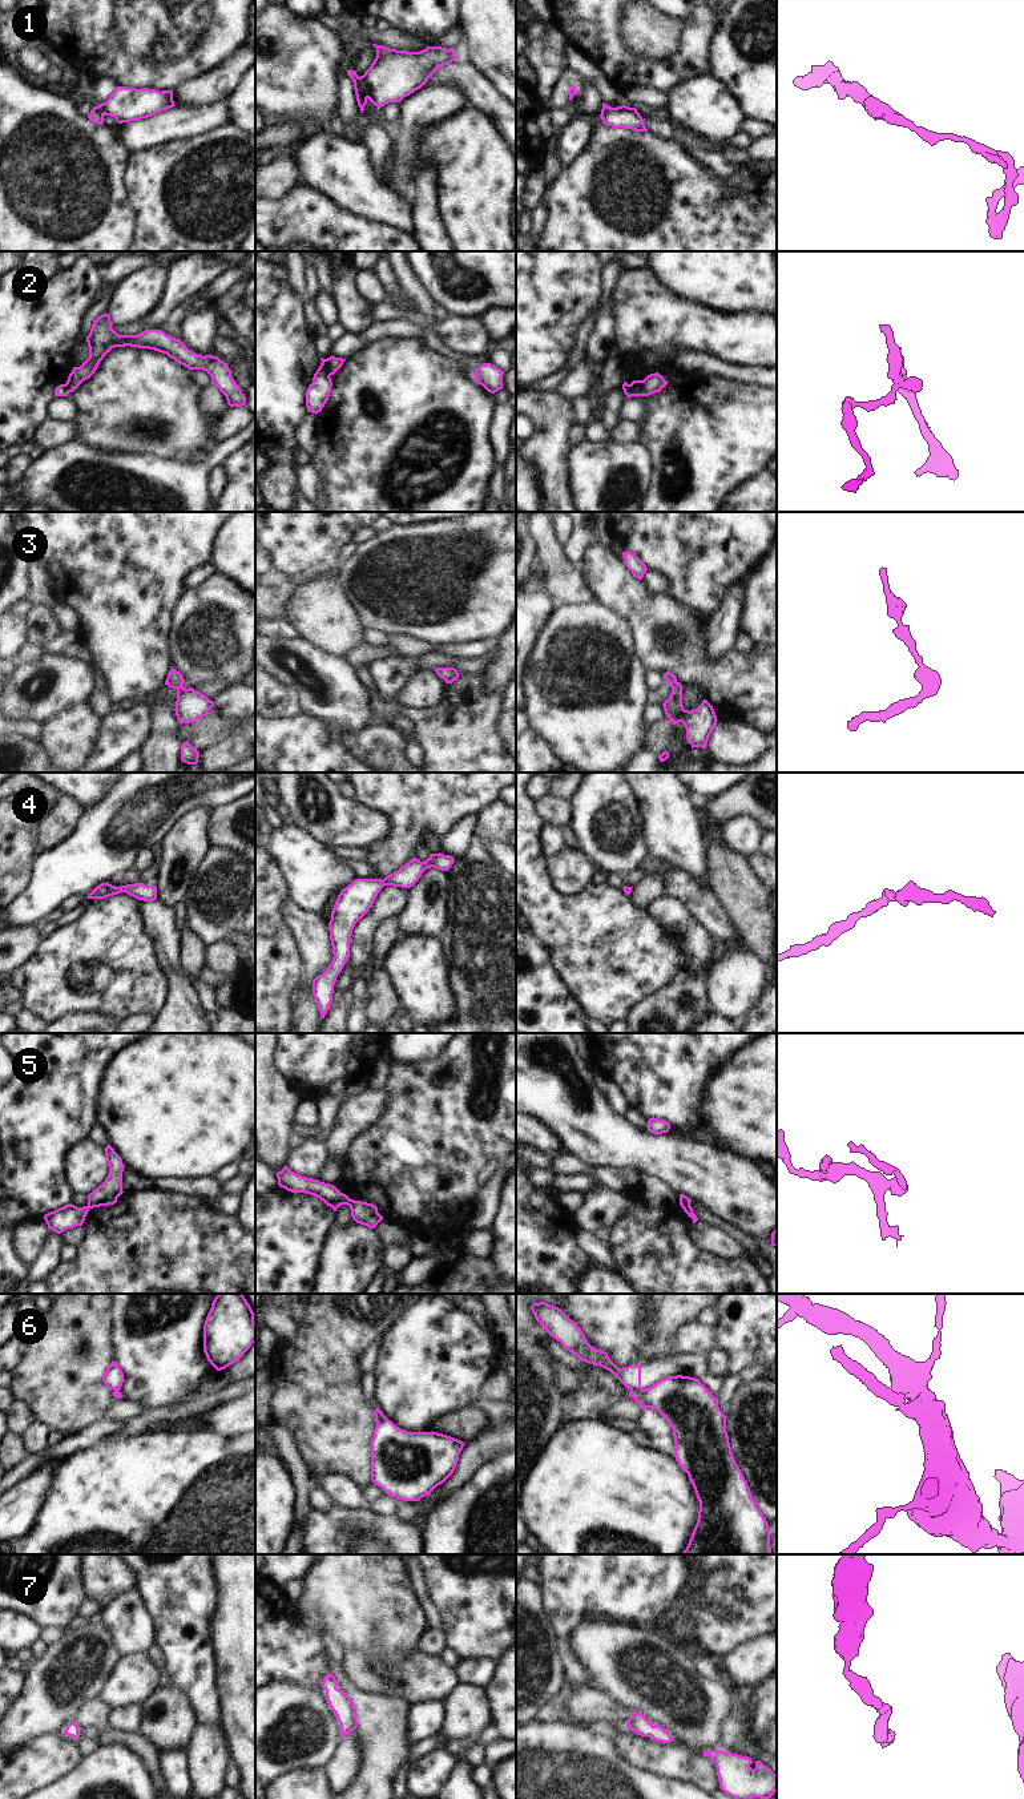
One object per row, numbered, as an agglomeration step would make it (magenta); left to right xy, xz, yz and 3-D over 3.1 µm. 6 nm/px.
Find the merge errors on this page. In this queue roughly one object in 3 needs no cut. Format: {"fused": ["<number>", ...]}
{"fused": ["1", "2", "5", "6"]}

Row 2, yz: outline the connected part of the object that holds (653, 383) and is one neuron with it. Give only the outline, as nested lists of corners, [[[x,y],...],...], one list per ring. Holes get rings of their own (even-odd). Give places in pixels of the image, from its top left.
[[[658,372],[648,375],[637,387],[630,390],[624,390],[626,398],[632,396],[649,396],[652,394],[660,392],[668,382]]]

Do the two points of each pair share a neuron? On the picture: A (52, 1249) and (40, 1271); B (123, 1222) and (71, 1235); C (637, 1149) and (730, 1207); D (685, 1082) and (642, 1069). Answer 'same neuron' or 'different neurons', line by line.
A: same neuron
B: different neurons
C: same neuron
D: same neuron

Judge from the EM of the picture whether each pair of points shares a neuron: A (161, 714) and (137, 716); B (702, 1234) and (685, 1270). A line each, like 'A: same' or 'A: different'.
A: different
B: different

